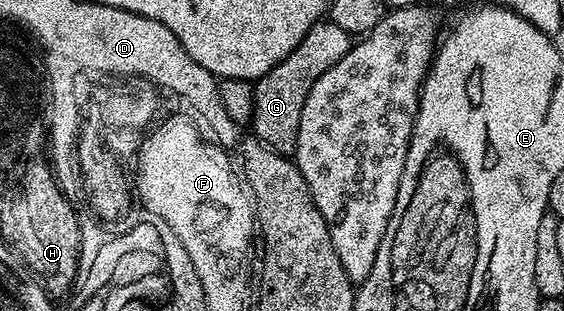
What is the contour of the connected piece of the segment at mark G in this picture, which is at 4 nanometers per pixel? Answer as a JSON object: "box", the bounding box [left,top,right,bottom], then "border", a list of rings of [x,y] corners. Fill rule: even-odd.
{"box":[250,20,354,156],"border":[[[321,20],[314,23],[310,32],[302,36],[302,44],[290,52],[270,72],[266,72],[254,82],[254,116],[250,123],[251,133],[259,142],[264,142],[271,150],[289,156],[296,153],[296,137],[298,124],[302,120],[302,104],[306,104],[306,96],[310,88],[346,52],[350,52],[354,45],[353,35],[342,32],[338,24]]]}

